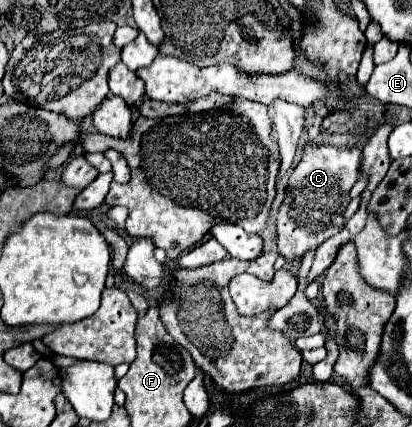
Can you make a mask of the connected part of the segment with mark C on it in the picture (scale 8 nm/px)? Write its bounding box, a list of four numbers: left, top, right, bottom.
[277,144,361,262]

